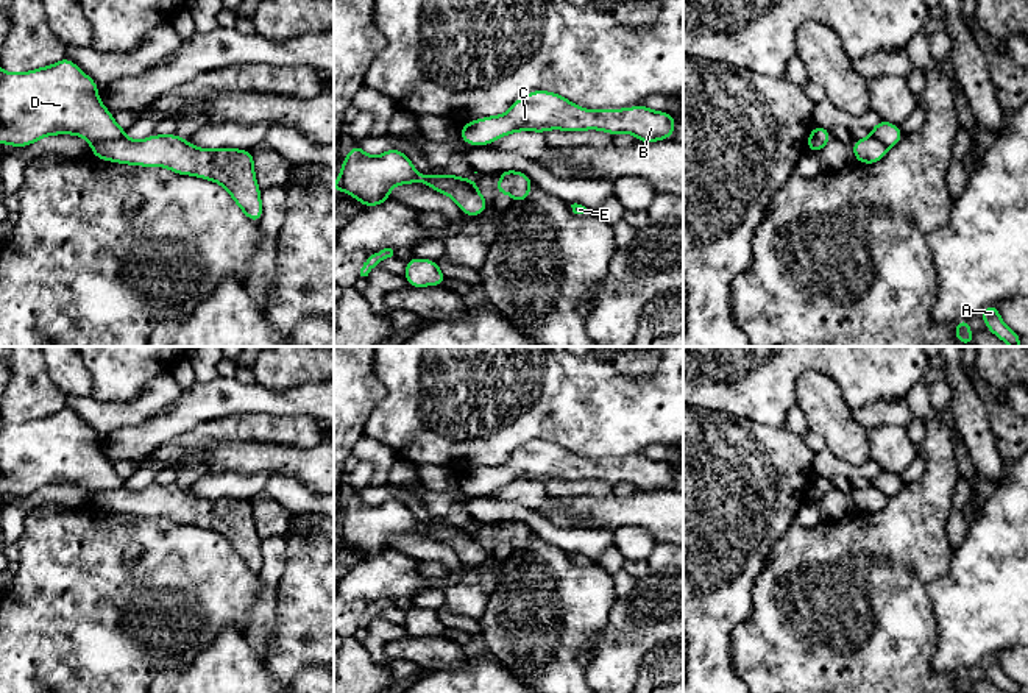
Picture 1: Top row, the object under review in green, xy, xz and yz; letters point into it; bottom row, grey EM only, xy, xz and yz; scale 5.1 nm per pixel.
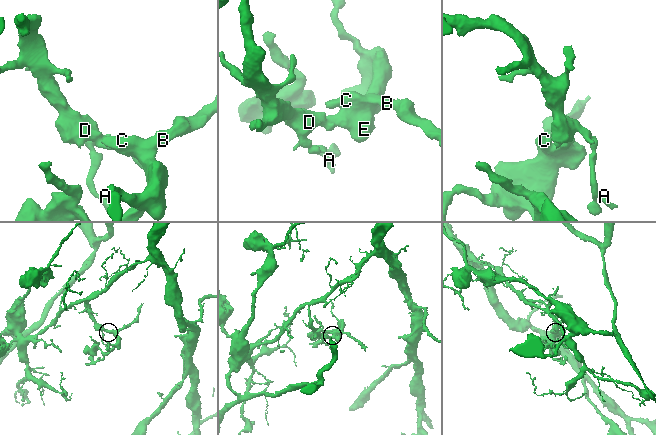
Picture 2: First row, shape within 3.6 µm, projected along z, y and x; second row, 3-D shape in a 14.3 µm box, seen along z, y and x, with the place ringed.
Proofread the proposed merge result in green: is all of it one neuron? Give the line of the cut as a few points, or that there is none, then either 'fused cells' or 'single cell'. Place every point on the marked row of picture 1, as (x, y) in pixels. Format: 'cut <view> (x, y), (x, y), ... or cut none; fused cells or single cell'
cut xy (124, 135), (92, 144); fused cells

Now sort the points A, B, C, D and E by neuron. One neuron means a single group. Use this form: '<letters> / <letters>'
A D / B C E

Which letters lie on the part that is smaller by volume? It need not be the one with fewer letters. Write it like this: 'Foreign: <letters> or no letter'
Foreign: B, C, E

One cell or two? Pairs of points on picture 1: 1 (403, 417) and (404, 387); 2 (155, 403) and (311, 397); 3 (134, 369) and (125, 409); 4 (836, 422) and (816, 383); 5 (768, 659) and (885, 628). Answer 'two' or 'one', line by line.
1: one
2: two
3: two
4: one
5: one

